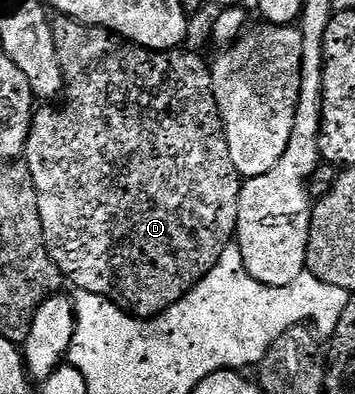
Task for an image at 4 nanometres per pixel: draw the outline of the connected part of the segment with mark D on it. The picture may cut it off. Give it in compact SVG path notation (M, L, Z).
M60 16L53 23L52 37L64 75L63 95L68 96L69 104L61 112L52 108L56 106L37 107L26 149L26 163L38 194L38 210L48 253L60 267L61 273L77 284L75 287L79 291L107 296L123 312L131 312L133 316L159 316L171 304L181 300L207 272L214 270L218 258L222 258L222 250L226 250L226 246L233 243L236 234L242 177L230 156L223 119L220 117L218 102L215 101L214 88L211 85L209 61L204 61L196 52L184 52L183 47L172 48L168 52L152 52L149 48L139 48L136 44L121 40L109 28L93 28L92 25L72 20L69 16Z

